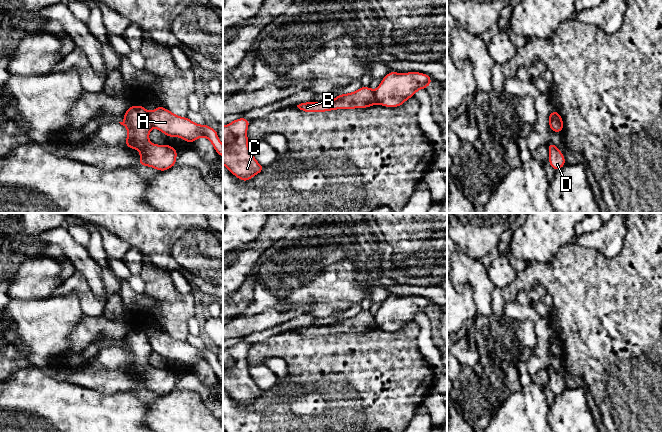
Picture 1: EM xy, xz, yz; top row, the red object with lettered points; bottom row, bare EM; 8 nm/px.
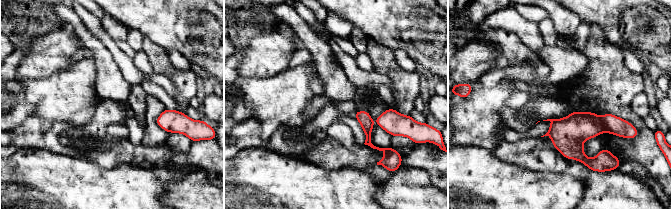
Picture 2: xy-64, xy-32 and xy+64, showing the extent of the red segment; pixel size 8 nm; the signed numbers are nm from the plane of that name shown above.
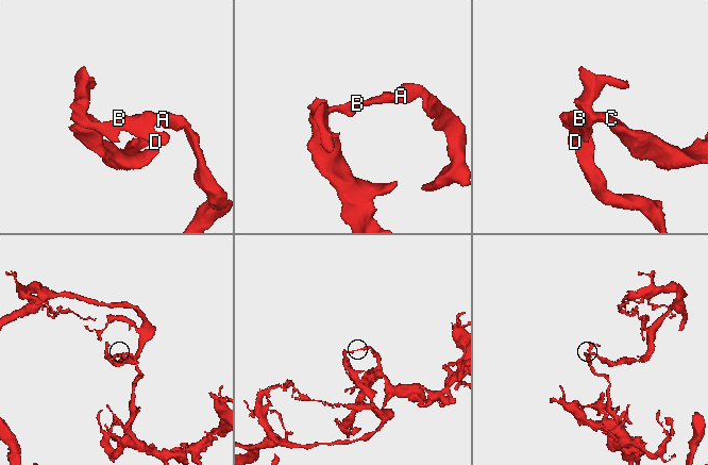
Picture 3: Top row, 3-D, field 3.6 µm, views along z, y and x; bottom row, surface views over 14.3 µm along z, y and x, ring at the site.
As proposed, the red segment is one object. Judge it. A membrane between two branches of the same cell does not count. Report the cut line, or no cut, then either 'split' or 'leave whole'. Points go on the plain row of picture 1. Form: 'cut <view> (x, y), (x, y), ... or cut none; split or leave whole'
cut xy (148, 337), (153, 350); split

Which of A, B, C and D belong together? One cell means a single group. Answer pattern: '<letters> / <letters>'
A / B C D

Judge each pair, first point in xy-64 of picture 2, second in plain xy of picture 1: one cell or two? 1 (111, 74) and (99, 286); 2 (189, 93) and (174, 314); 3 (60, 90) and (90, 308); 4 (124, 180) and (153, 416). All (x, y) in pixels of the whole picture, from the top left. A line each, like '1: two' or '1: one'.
1: one
2: one
3: two
4: two

